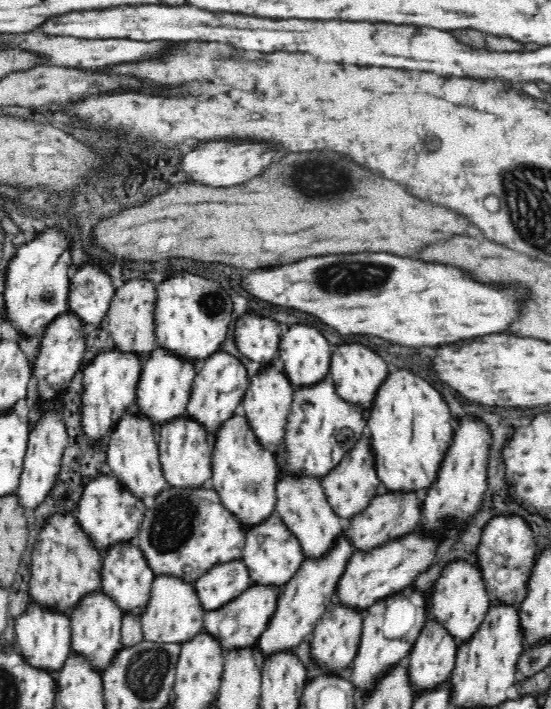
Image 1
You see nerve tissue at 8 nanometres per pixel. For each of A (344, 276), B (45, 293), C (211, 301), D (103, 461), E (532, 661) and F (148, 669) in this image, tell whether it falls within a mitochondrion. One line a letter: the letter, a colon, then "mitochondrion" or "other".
A: mitochondrion
B: mitochondrion
C: mitochondrion
D: other
E: mitochondrion
F: mitochondrion

